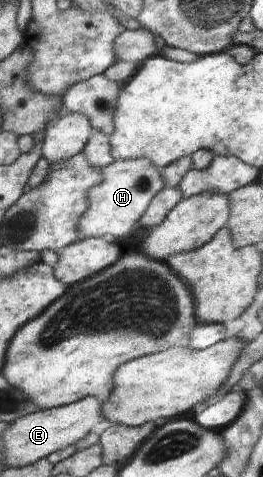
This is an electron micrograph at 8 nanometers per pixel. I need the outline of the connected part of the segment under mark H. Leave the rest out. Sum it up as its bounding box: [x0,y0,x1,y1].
[80,158,165,241]

